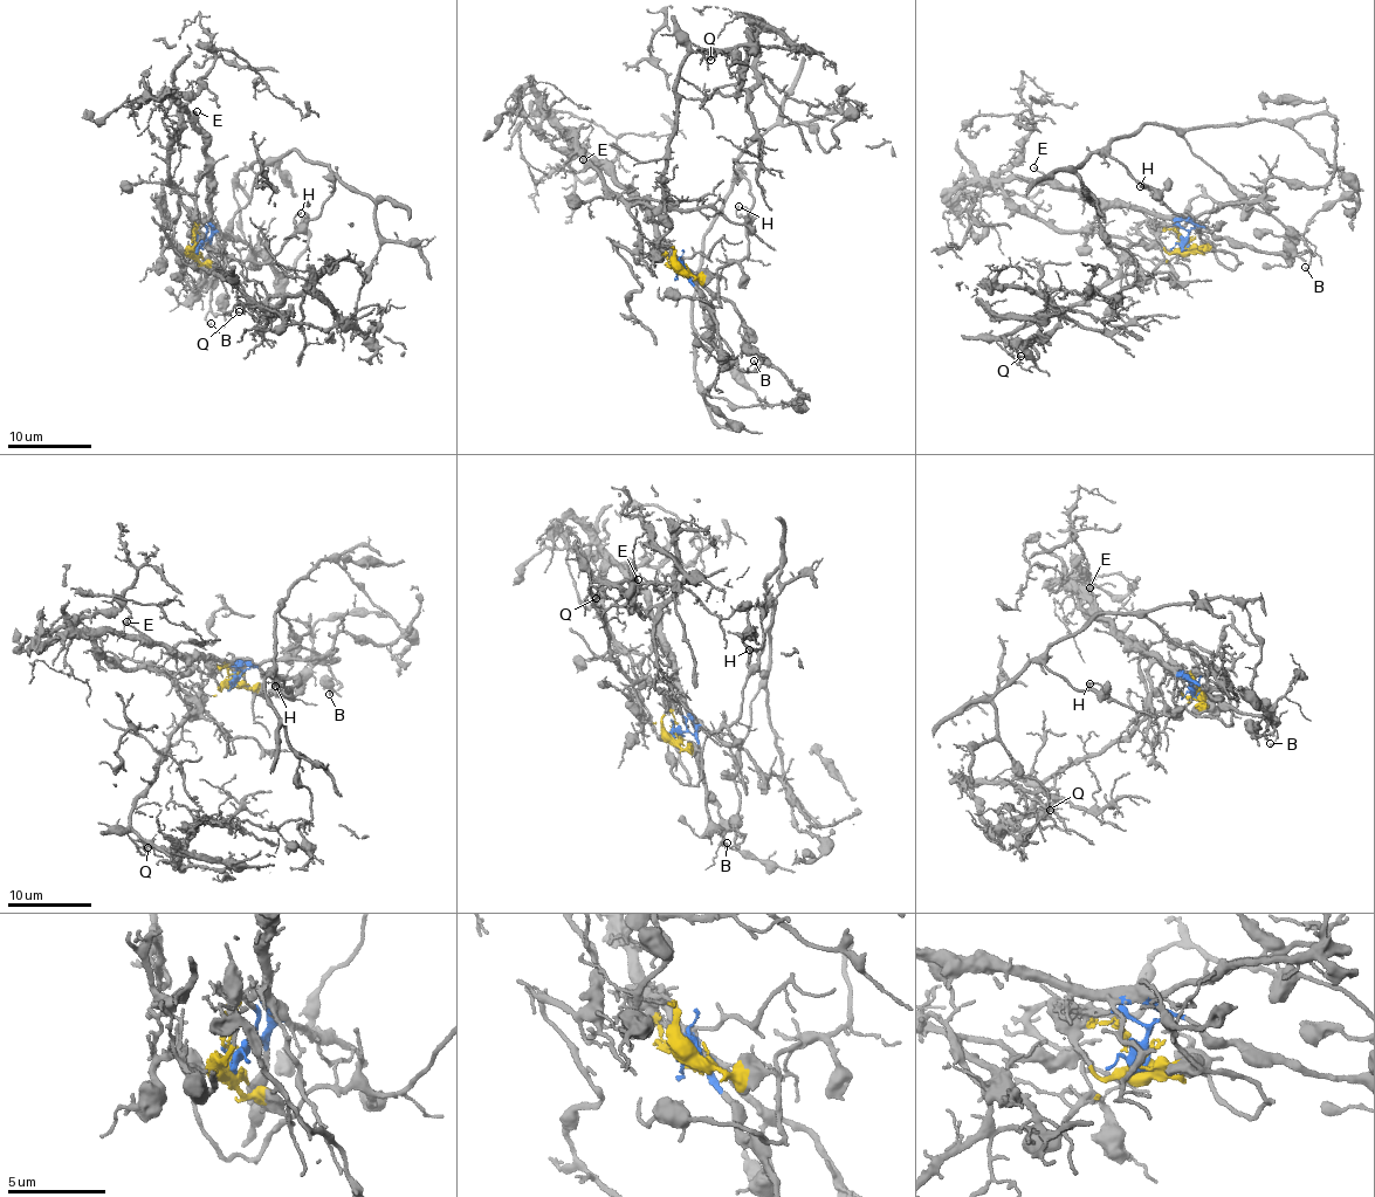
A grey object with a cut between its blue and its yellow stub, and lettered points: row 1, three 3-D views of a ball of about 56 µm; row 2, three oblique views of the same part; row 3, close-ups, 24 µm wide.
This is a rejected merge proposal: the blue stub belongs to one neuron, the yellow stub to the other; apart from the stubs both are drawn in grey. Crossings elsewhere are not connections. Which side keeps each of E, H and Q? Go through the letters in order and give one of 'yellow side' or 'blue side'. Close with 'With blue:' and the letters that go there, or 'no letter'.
E: blue side
H: yellow side
Q: yellow side
With blue: E

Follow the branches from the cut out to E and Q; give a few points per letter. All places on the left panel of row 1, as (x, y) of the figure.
E: (194, 246), (204, 241), (213, 217), (212, 197), (217, 185), (196, 111)
Q: (194, 246), (186, 254), (176, 250), (183, 260), (192, 249), (197, 265), (219, 270), (235, 287), (239, 311)

